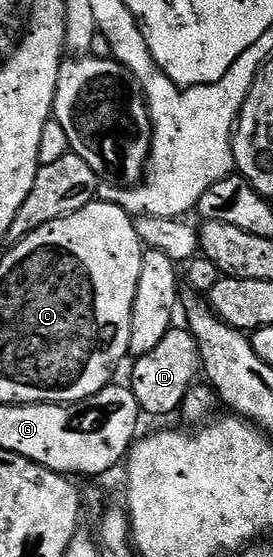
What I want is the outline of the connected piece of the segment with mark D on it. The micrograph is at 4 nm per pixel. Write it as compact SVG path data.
M172 326L169 334L165 334L165 338L161 338L161 342L153 351L144 356L134 357L133 363L135 365L131 368L129 387L137 398L140 413L147 415L148 412L151 416L167 416L170 412L178 413L183 407L185 394L189 394L189 390L195 387L201 376L199 347L193 338L193 334L183 326Z

